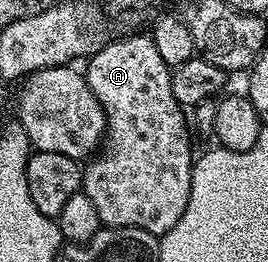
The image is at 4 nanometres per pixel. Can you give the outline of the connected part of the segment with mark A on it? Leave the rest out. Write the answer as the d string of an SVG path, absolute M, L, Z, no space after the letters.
M149 35L108 40L107 46L93 54L86 65L89 87L107 117L107 132L101 148L86 162L81 191L89 195L93 207L97 207L97 215L104 226L137 227L156 235L168 233L177 219L185 215L193 164L191 137L187 134L187 117L183 114L186 112L184 106L173 99L172 66L161 59Z

